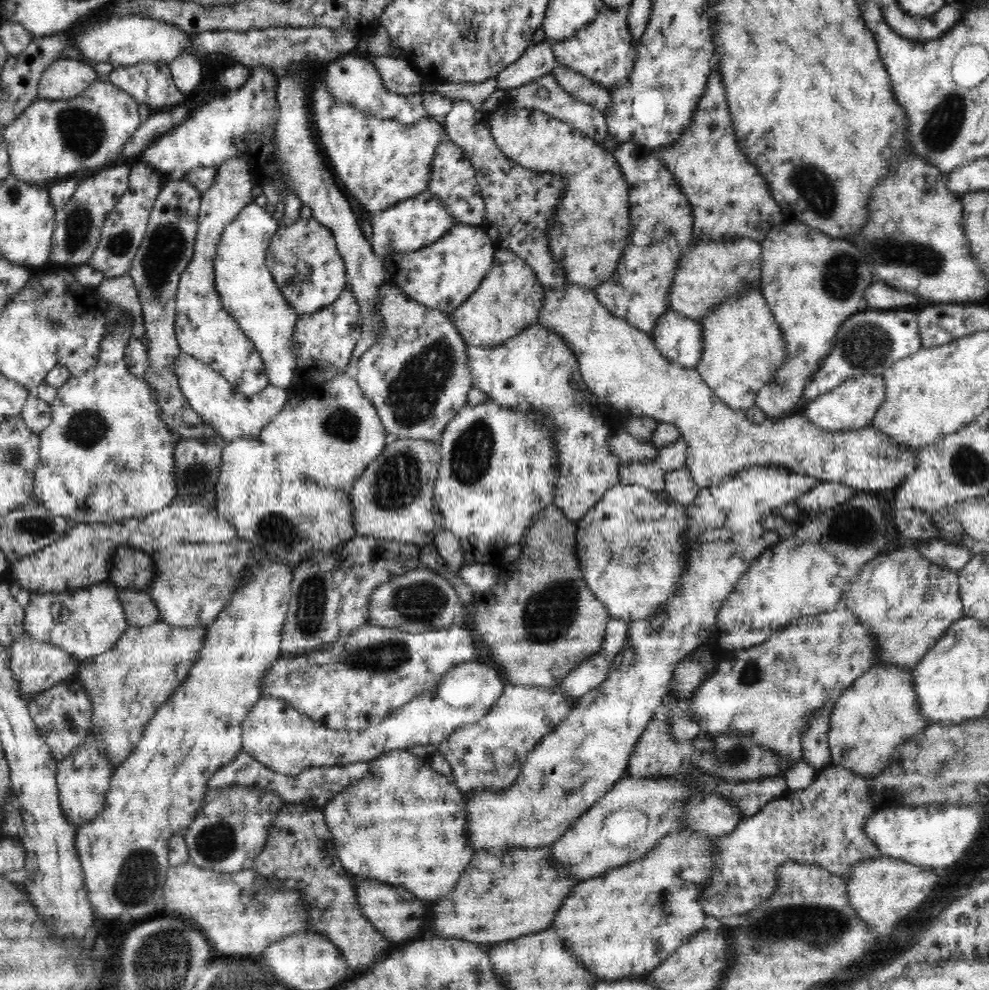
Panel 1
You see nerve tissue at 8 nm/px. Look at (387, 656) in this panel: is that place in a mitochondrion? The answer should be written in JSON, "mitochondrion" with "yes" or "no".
{"mitochondrion":"yes"}

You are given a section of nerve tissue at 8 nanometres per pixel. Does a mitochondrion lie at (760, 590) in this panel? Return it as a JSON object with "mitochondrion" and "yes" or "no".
{"mitochondrion":"no"}

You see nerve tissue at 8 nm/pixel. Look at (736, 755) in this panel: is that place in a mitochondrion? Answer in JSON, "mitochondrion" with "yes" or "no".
{"mitochondrion":"yes"}

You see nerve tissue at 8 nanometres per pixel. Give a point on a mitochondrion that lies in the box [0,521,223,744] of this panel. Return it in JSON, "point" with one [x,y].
{"point":[69,721]}

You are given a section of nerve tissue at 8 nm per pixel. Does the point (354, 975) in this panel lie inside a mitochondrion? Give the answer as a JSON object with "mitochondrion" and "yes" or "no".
{"mitochondrion":"no"}

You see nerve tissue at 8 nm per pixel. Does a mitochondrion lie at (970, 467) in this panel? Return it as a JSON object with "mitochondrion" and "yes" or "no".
{"mitochondrion":"yes"}

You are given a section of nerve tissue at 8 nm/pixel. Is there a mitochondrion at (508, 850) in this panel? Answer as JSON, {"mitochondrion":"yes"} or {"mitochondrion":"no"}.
{"mitochondrion":"no"}

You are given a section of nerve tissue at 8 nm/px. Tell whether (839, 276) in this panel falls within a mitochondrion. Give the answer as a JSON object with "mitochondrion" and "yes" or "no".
{"mitochondrion":"yes"}

